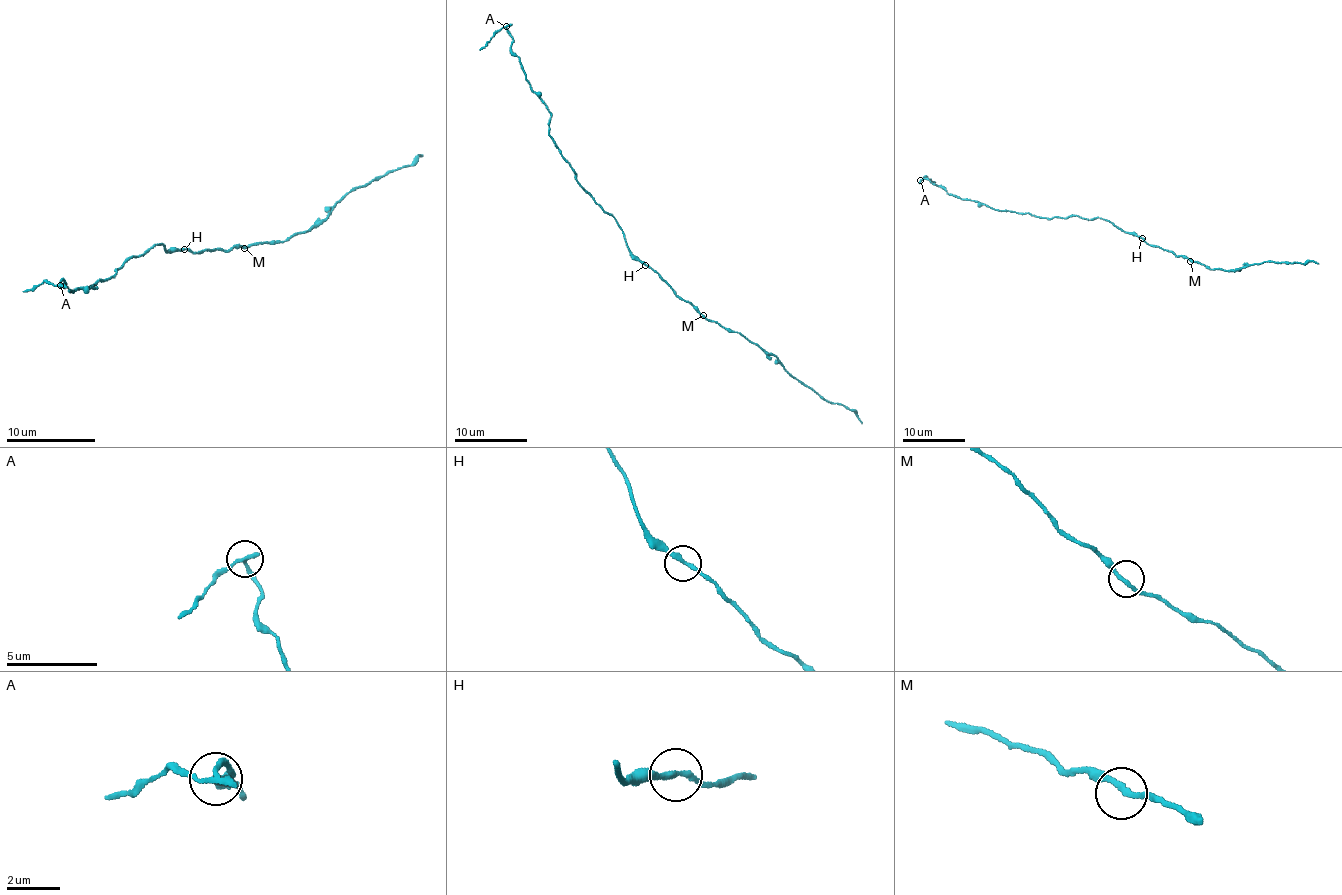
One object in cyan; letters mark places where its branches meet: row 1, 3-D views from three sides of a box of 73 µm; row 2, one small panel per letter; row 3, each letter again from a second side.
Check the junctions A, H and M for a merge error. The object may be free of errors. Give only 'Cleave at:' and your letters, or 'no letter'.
Cleave at: A

